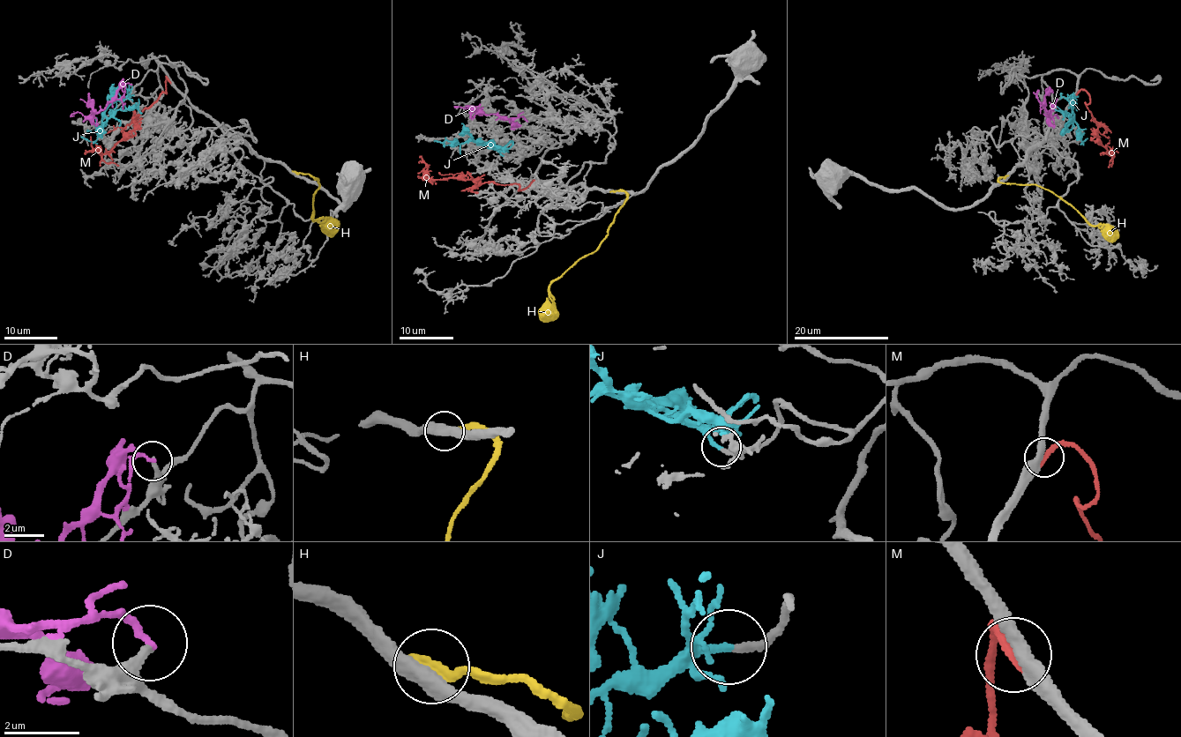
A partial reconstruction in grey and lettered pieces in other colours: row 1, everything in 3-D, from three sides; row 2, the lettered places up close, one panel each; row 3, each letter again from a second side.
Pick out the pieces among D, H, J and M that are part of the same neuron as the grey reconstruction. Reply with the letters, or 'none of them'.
J, M

